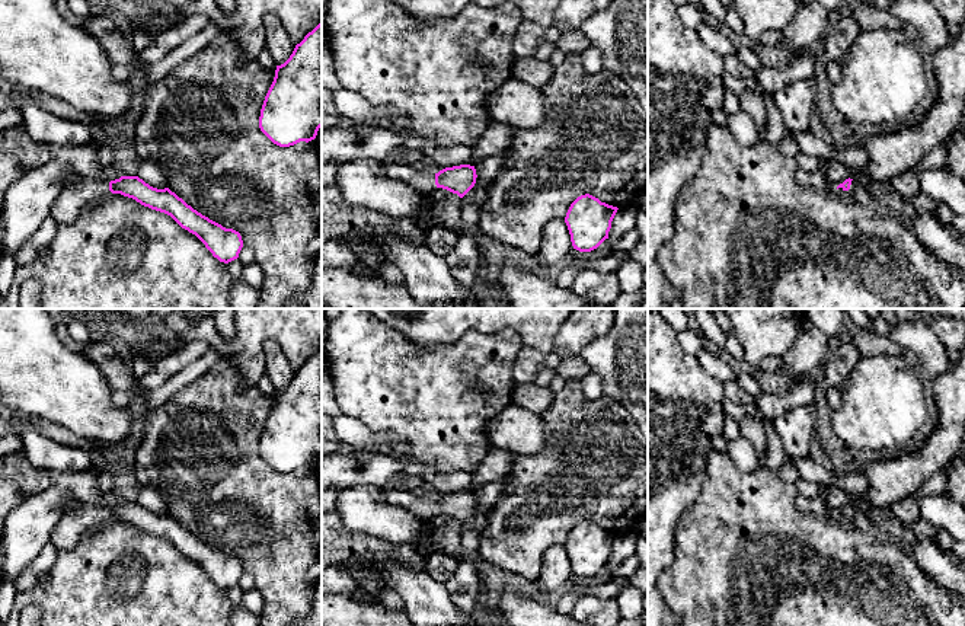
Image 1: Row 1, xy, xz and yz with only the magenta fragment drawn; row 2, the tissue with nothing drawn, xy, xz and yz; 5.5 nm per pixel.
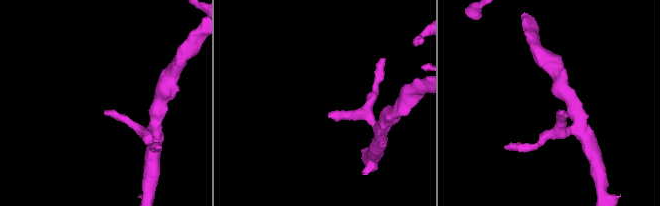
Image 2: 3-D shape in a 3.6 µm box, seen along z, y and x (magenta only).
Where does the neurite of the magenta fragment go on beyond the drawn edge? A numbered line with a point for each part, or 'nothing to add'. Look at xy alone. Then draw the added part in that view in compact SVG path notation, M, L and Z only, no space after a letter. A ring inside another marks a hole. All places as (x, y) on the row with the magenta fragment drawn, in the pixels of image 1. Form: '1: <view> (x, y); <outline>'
1: xy (77, 194); M71 176L54 201L49 215L57 224L71 224L87 207L111 194L109 182L103 179Z

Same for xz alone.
1: xz (424, 182); M383 163L383 170L390 179L410 185L415 191L429 195L437 189L435 173L416 170L412 165Z

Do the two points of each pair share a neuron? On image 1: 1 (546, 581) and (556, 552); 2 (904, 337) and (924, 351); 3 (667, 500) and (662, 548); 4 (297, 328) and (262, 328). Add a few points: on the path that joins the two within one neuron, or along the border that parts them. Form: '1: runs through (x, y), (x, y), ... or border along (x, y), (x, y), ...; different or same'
1: runs through (553, 574), (555, 559); same
2: runs through (908, 337), (920, 347); same
3: runs through (662, 511), (662, 536); same
4: runs through (288, 328), (271, 328); same

